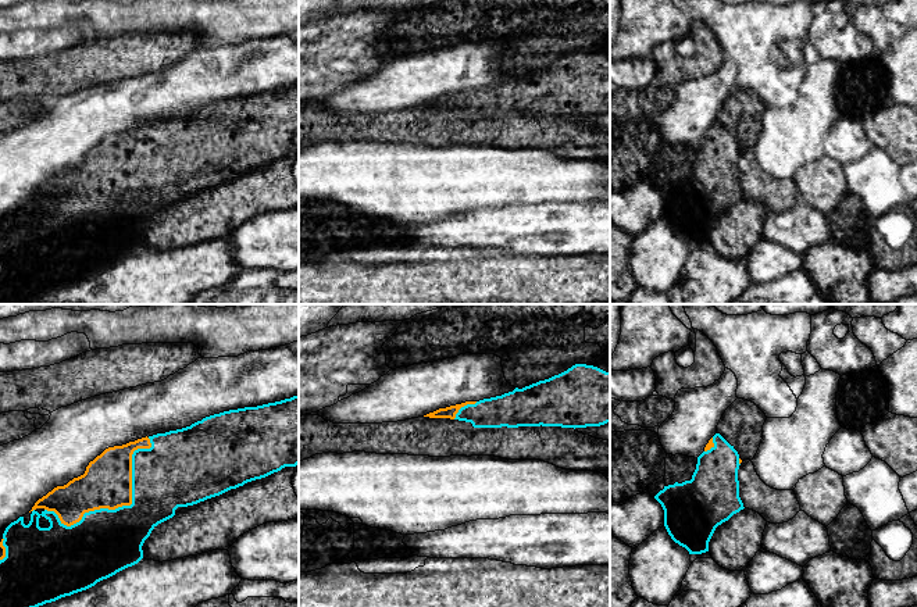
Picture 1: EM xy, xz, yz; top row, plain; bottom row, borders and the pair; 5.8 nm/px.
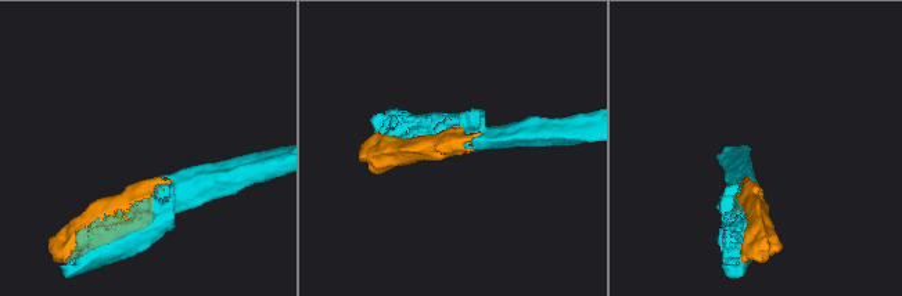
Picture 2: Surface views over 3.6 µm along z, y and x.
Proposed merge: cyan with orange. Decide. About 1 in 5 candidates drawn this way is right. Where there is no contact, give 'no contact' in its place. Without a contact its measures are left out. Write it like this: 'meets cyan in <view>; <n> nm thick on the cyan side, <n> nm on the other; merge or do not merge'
meets cyan in xy; 380 nm thick on the cyan side, 280 nm on the other; do not merge

